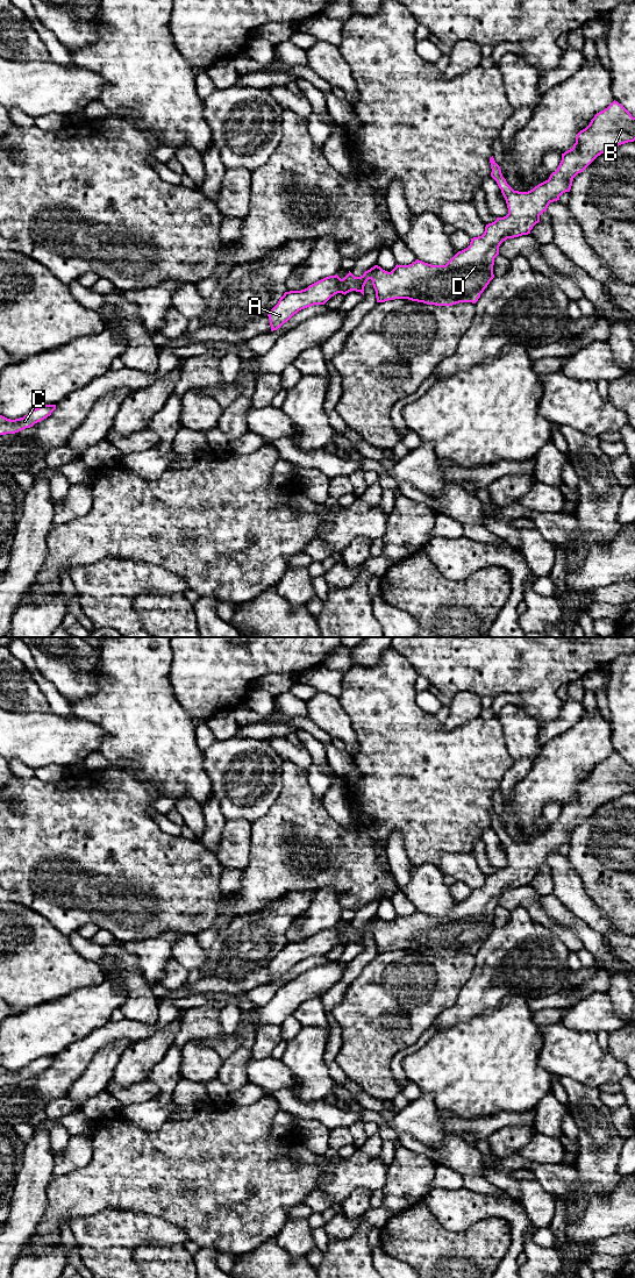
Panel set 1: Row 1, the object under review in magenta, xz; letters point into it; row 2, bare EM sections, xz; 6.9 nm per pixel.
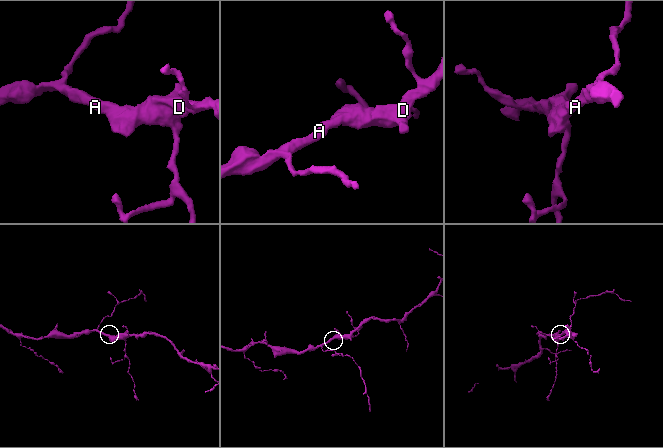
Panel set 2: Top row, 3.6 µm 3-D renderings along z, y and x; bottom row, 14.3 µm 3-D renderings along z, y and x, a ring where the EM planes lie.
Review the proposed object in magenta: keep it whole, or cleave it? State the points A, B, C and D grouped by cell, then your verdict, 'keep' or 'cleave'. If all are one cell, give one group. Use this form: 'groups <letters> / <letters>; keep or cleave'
groups A B C D; keep

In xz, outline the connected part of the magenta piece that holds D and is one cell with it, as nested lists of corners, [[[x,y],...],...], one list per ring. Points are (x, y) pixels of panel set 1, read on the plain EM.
[[[614,751],[577,785],[576,794],[562,805],[562,812],[549,830],[528,843],[514,842],[492,807],[491,828],[501,841],[508,865],[486,876],[484,885],[471,890],[466,900],[458,902],[445,916],[431,916],[416,911],[409,916],[397,915],[391,923],[374,916],[361,928],[349,922],[343,930],[337,926],[329,927],[305,941],[285,943],[267,965],[271,983],[280,979],[299,962],[324,956],[337,944],[345,947],[356,942],[364,947],[369,930],[372,931],[377,954],[408,950],[435,957],[476,955],[494,929],[494,909],[499,906],[500,895],[507,890],[530,885],[549,855],[570,843],[578,824],[601,805],[634,792],[635,769]]]

